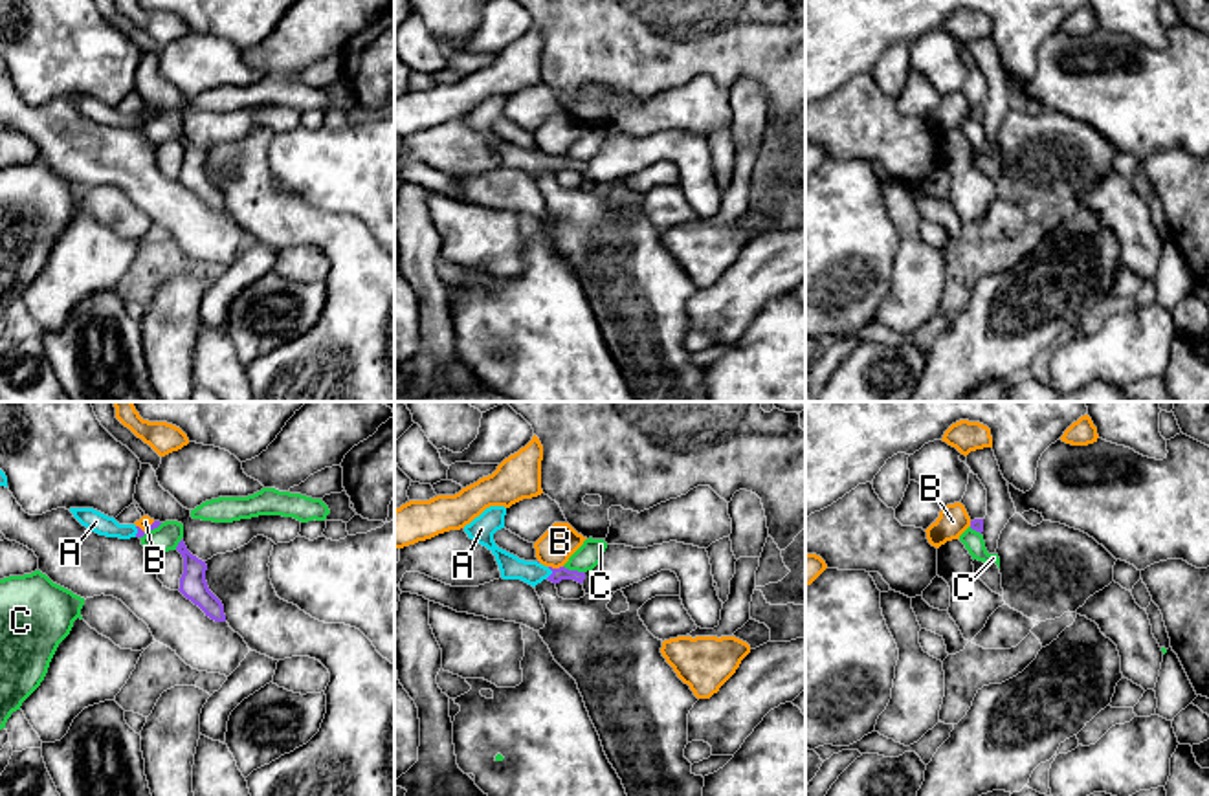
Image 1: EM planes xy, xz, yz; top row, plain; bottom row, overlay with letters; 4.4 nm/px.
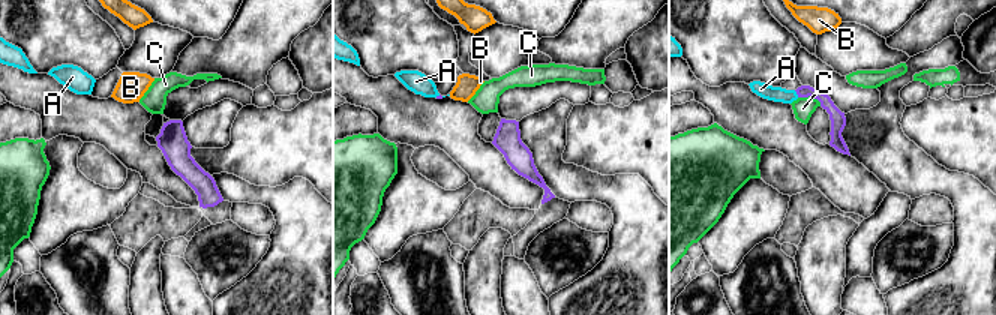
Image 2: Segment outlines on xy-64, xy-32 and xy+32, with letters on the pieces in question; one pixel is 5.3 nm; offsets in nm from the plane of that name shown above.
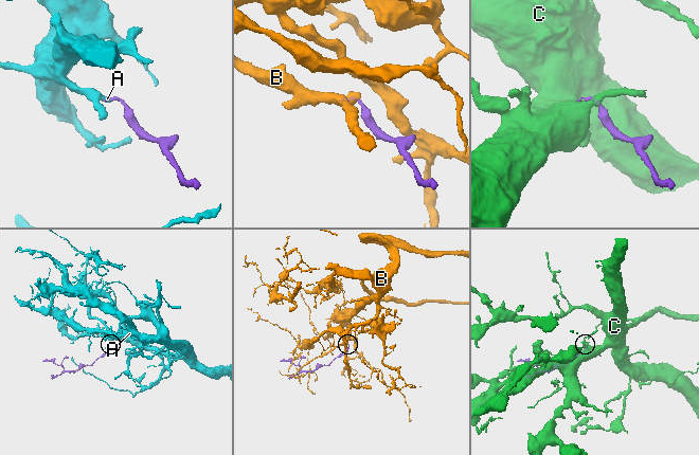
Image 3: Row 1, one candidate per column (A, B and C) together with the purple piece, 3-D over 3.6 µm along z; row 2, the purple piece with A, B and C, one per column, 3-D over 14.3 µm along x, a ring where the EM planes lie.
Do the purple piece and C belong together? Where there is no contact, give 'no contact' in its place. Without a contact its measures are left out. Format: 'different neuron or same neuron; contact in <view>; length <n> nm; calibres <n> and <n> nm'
different neuron; contact in xz; length 100 nm; calibres 60 and 110 nm

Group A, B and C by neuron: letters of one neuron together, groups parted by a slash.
A / B / C

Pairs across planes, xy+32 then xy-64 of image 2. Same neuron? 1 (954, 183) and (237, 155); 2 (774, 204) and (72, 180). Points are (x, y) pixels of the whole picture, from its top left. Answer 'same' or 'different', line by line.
1: different
2: same

